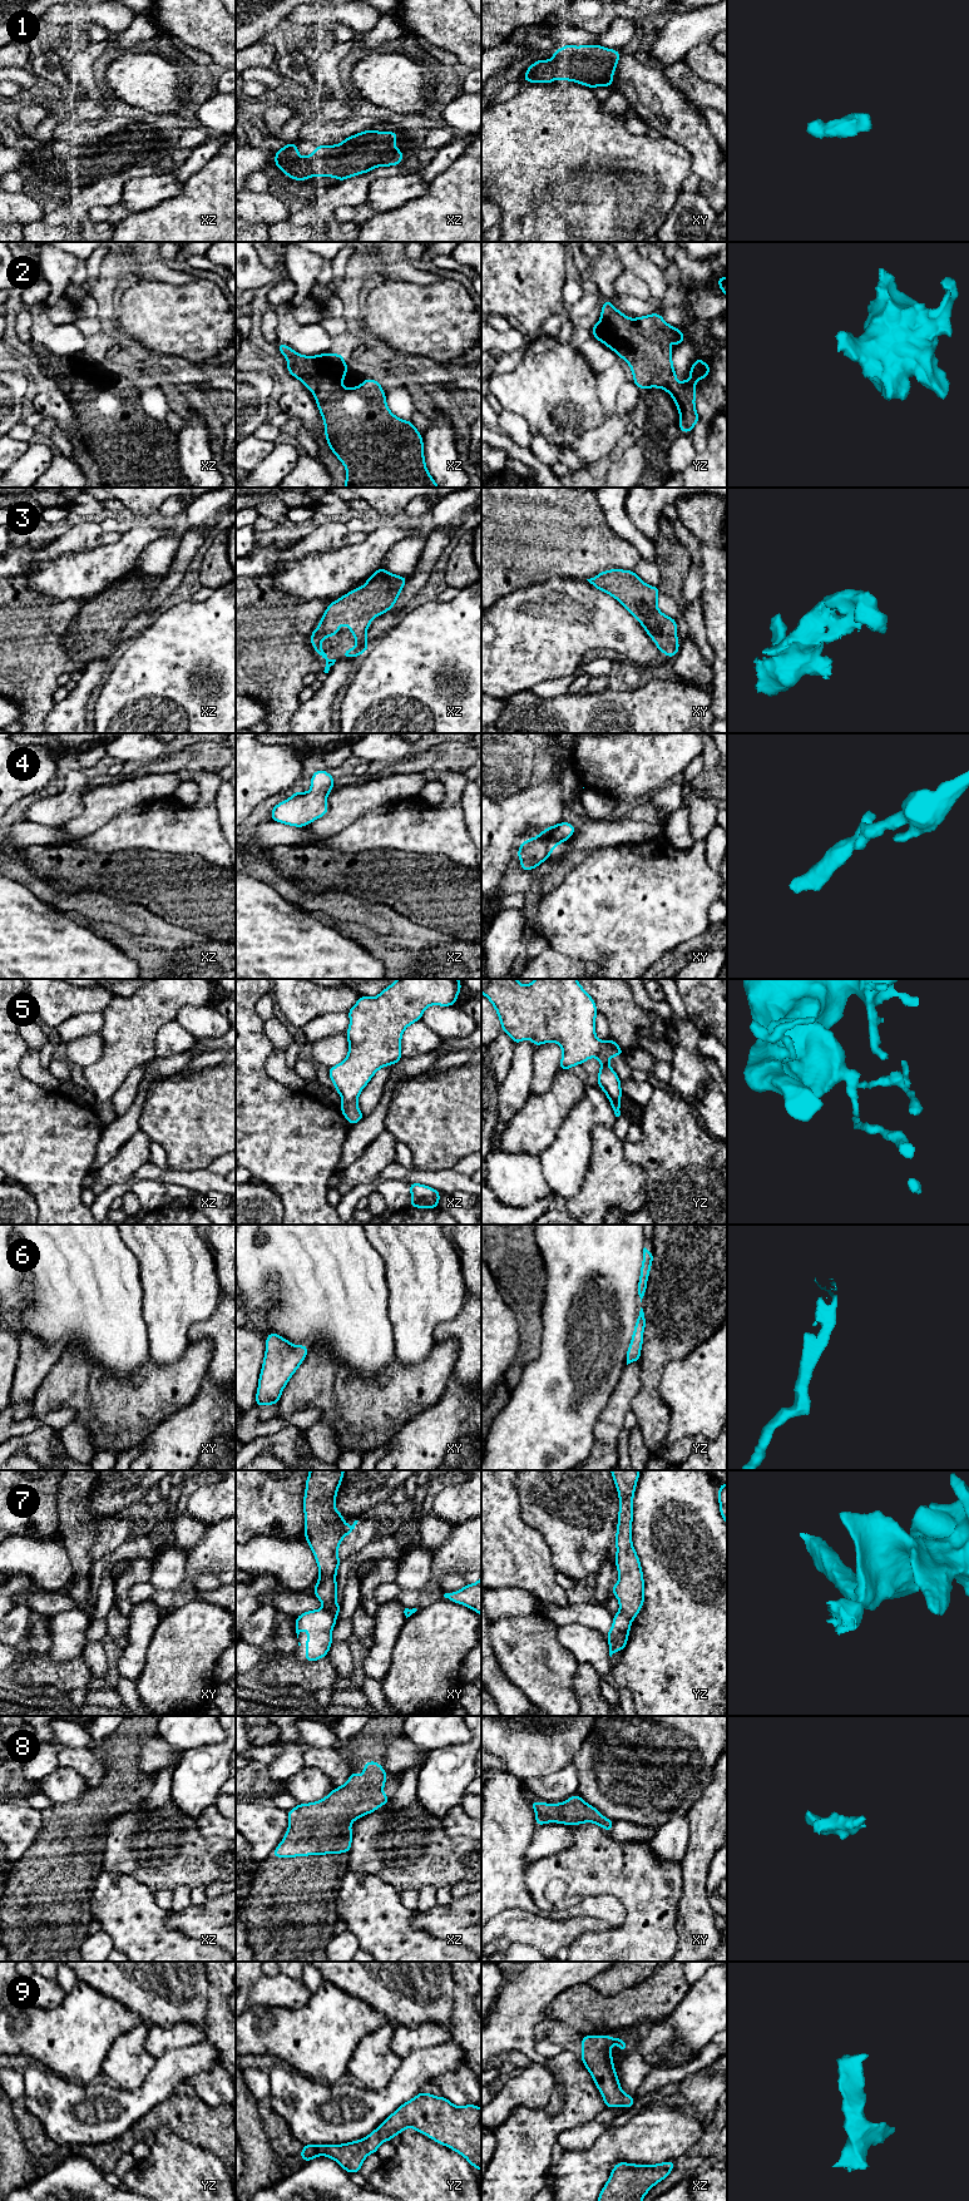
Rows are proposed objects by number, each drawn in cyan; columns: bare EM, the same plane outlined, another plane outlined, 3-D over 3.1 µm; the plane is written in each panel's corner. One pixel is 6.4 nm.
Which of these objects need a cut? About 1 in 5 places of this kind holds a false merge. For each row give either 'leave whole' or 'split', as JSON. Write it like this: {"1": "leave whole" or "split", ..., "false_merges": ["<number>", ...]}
{"1": "leave whole", "2": "leave whole", "3": "leave whole", "4": "leave whole", "5": "leave whole", "6": "leave whole", "7": "split", "8": "leave whole", "9": "leave whole", "false_merges": ["7"]}

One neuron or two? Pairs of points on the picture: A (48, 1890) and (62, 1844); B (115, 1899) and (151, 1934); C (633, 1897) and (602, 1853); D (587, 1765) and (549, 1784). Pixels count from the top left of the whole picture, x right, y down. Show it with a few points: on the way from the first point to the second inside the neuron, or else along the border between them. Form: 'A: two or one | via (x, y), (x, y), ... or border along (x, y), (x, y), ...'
A: one | via (48, 1879), (62, 1863), (62, 1855)
B: one | via (124, 1908), (142, 1925)
C: one | via (633, 1885), (613, 1864)
D: two | border along (572, 1762), (578, 1775), (578, 1794)

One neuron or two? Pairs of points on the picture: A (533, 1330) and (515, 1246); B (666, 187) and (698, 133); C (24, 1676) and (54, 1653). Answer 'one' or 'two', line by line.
A: one
B: two
C: two

